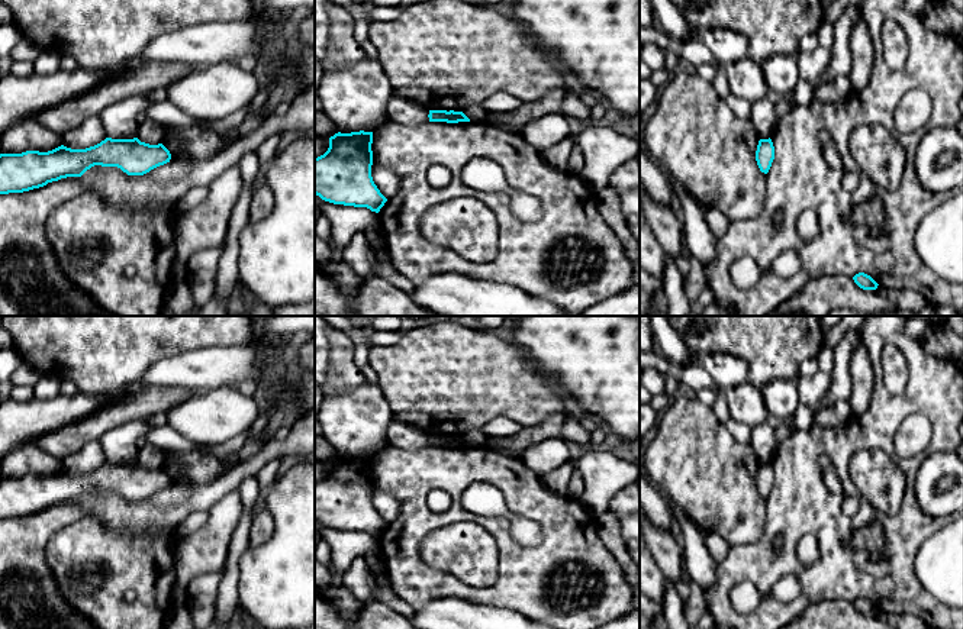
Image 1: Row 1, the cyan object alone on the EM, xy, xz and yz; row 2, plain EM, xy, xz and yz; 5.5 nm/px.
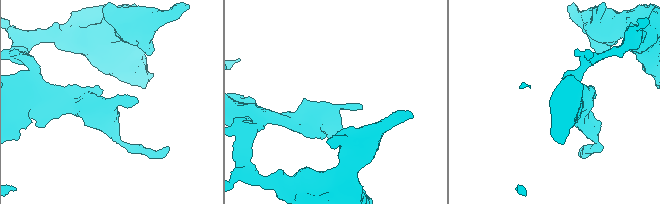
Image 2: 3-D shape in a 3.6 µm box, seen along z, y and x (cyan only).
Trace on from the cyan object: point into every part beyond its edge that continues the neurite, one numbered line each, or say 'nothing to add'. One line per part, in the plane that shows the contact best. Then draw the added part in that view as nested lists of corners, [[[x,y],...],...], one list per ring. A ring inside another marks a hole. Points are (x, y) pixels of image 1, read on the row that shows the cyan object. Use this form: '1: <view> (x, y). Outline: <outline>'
nothing to add

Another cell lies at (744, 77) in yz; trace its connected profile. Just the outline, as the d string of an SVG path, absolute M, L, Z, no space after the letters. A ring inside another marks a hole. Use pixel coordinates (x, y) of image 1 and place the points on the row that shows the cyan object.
M748 57L724 65L731 94L751 104L767 96L767 84L761 75L761 65Z

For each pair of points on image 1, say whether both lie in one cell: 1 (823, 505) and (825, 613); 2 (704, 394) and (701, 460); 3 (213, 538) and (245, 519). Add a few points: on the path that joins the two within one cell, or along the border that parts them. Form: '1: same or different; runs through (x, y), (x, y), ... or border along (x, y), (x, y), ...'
1: different; border along (852, 602), (821, 600), (809, 605), (801, 613)
2: different; border along (695, 396), (711, 409)
3: different; border along (238, 492), (241, 513), (231, 538), (228, 558)

